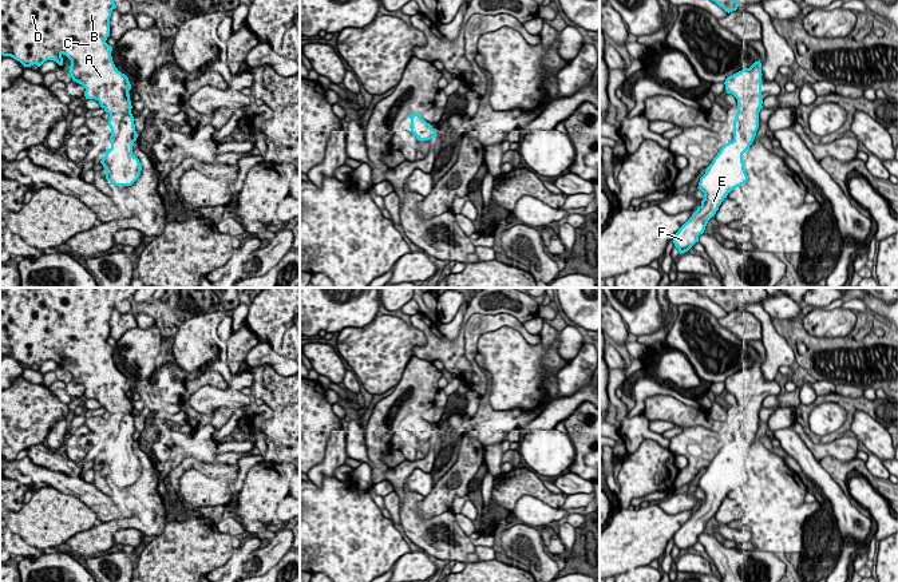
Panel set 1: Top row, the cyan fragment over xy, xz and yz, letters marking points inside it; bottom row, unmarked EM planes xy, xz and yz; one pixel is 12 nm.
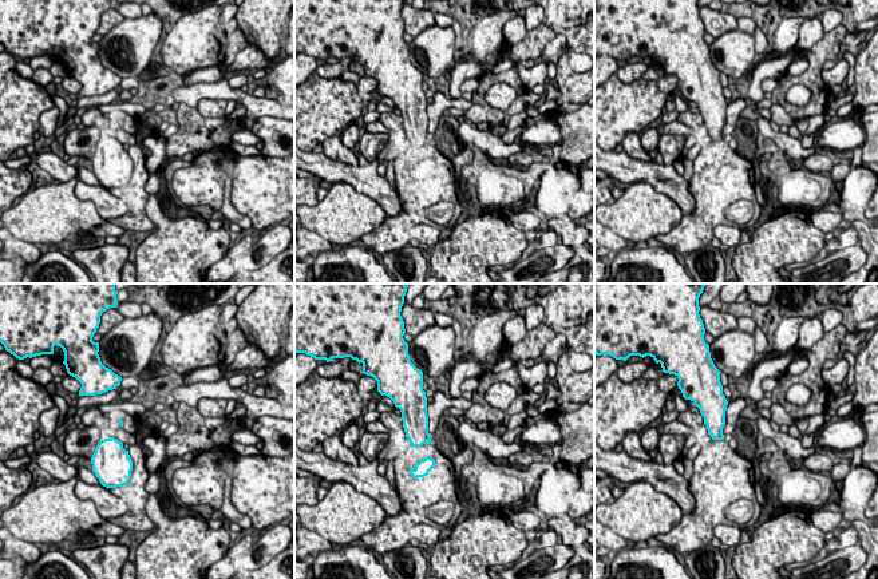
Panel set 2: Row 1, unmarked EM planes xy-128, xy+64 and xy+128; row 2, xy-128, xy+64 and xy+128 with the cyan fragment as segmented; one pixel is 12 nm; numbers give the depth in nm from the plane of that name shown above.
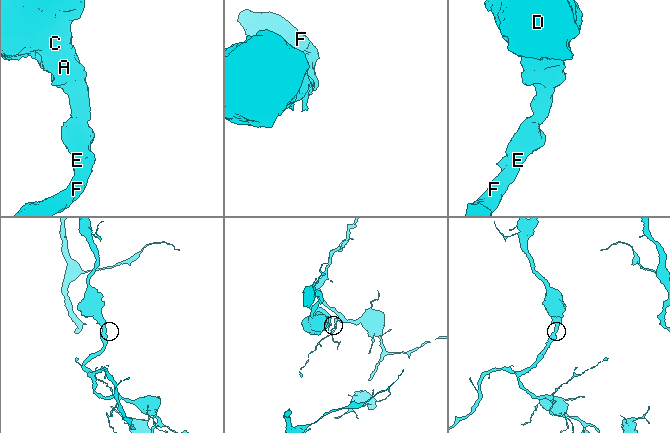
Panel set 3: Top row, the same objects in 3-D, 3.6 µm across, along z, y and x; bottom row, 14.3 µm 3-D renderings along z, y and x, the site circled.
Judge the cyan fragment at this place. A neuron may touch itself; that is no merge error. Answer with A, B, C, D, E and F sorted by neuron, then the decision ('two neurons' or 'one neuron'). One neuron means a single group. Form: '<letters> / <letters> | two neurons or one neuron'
A B C D E F | one neuron

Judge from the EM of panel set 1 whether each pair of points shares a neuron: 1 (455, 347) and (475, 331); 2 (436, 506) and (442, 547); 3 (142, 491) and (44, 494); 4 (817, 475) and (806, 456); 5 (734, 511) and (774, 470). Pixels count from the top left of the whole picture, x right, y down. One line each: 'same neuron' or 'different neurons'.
1: different neurons
2: different neurons
3: different neurons
4: same neuron
5: different neurons

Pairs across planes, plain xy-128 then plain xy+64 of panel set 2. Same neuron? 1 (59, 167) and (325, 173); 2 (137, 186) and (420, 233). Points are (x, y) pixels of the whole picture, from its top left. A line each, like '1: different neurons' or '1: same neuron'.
1: different neurons
2: different neurons

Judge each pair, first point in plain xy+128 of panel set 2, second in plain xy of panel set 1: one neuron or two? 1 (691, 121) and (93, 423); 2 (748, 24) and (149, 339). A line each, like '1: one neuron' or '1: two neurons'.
1: one neuron
2: two neurons

